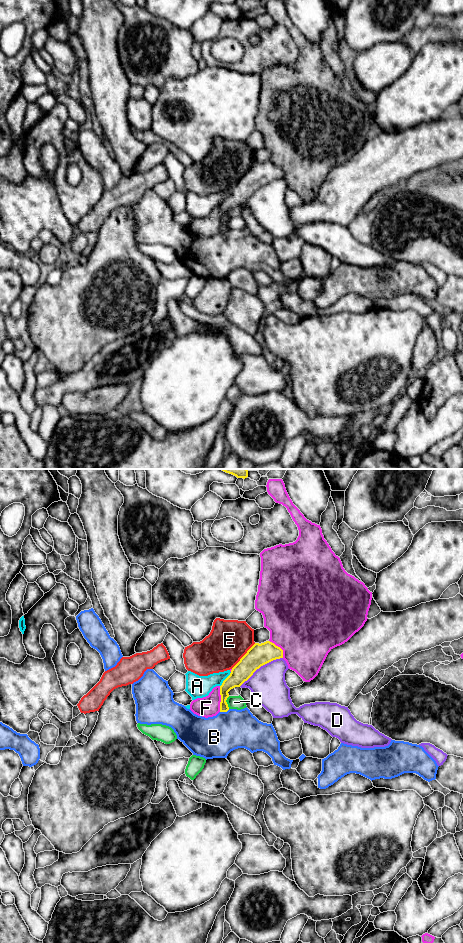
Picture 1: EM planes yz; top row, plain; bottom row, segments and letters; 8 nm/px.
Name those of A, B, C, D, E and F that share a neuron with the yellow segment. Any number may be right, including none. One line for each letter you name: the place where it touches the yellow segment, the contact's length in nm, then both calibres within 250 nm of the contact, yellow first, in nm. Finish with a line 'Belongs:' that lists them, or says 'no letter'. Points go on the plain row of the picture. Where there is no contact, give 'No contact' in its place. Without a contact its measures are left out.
Belongs: no letter

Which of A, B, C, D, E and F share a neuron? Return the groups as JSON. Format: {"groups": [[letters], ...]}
{"groups": [["A", "D"], ["B"], ["C"], ["E"], ["F"]]}

